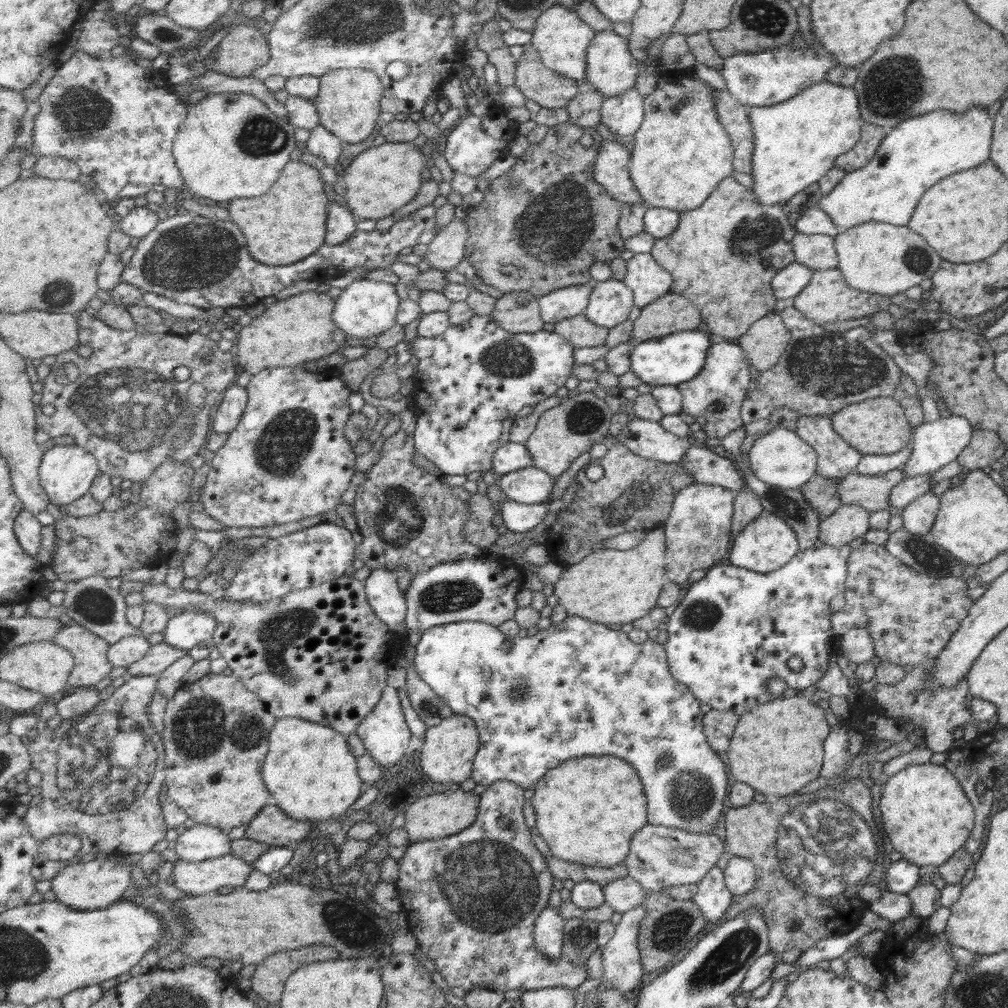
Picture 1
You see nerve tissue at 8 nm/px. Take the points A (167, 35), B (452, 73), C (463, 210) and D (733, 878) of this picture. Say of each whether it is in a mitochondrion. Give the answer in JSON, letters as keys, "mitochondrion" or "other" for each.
{"A":"mitochondrion","B":"other","C":"other","D":"other"}

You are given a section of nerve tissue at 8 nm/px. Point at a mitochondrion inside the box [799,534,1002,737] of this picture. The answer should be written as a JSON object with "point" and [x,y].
{"point":[930,558]}

